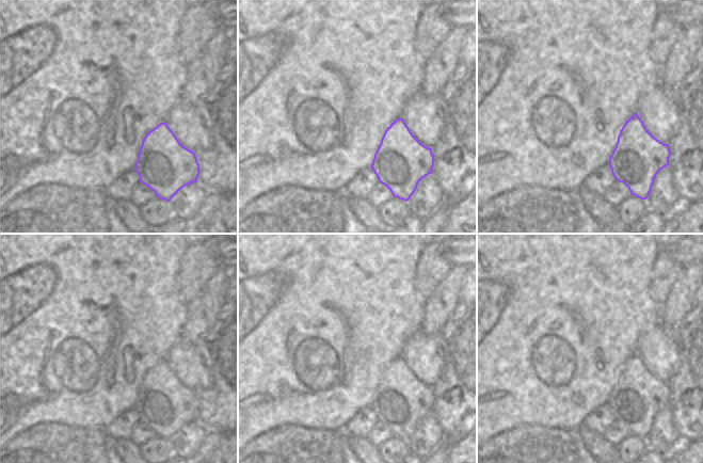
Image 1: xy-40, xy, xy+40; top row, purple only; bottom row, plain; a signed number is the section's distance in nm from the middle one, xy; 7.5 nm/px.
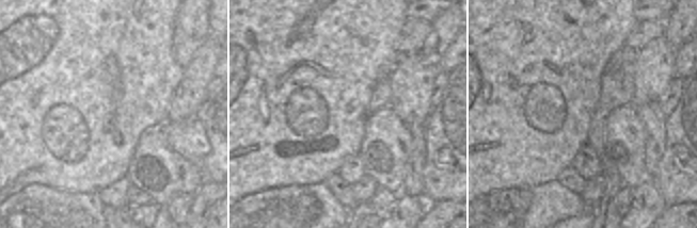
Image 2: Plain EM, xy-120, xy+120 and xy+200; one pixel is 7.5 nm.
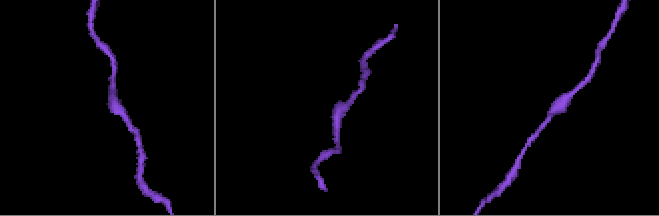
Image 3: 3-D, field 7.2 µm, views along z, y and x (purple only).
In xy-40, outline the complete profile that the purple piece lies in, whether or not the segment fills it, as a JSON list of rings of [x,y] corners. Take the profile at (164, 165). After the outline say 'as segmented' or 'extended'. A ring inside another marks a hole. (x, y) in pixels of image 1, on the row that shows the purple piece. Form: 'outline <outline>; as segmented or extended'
outline [[[166,123],[146,133],[133,170],[141,183],[166,202],[183,187],[197,182],[199,175],[195,153],[178,141]]]; as segmented

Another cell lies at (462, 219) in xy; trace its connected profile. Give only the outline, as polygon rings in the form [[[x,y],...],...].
[[[477,193],[451,202],[443,234],[477,234]]]

